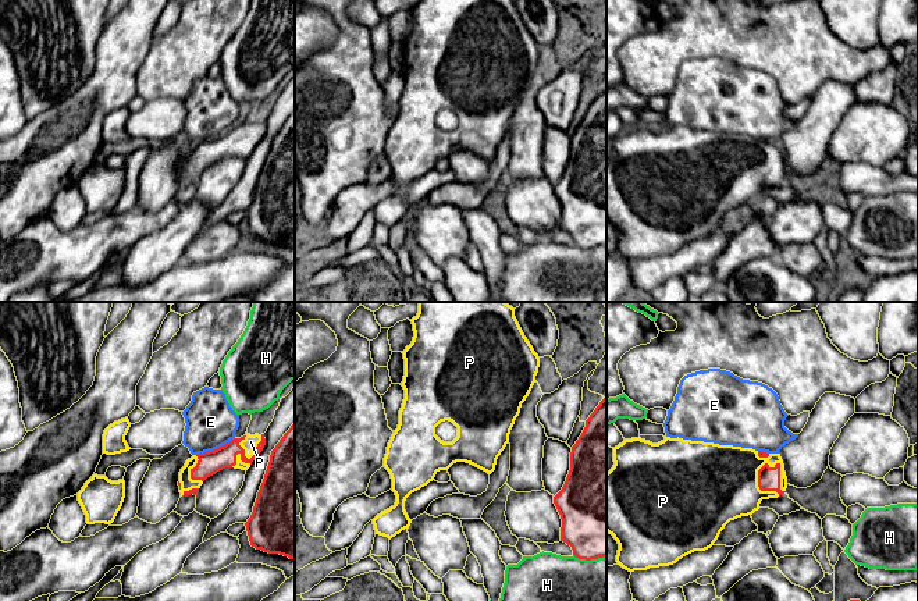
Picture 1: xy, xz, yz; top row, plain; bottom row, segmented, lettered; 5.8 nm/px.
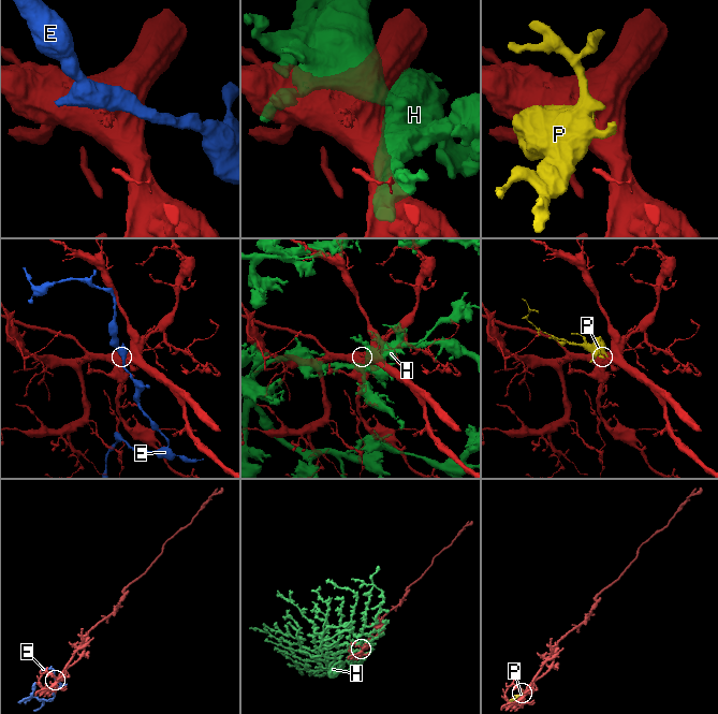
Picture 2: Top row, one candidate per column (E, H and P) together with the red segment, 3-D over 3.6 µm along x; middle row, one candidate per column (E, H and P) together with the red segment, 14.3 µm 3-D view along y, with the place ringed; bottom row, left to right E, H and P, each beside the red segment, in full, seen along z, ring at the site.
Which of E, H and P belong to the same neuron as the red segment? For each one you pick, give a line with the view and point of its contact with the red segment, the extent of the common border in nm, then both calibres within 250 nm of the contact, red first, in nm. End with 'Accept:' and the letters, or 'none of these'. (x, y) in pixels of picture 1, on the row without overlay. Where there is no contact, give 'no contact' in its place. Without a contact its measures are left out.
P: meets red in yz at (758, 174); contact 220 nm long; 130 nm thick on the red side, 460 nm on the other
Accept: P

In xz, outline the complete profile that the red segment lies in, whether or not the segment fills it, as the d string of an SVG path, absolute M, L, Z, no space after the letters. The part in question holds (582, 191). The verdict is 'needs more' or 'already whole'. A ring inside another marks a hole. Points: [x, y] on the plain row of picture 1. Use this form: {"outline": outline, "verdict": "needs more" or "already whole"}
{"outline": "M606 85L572 135L570 159L554 192L562 207L561 230L572 235L573 243L586 249L606 245Z", "verdict": "already whole"}

